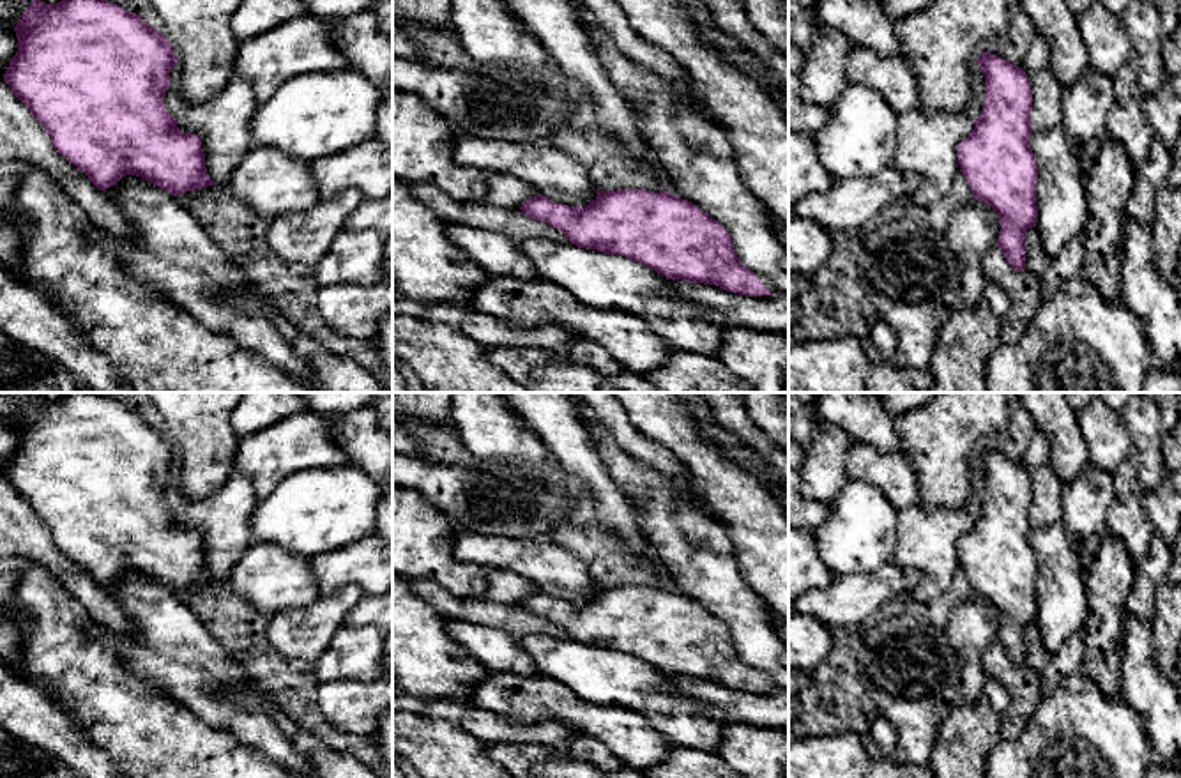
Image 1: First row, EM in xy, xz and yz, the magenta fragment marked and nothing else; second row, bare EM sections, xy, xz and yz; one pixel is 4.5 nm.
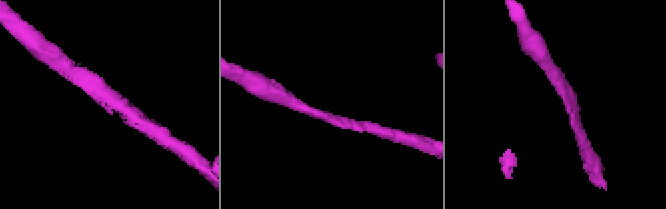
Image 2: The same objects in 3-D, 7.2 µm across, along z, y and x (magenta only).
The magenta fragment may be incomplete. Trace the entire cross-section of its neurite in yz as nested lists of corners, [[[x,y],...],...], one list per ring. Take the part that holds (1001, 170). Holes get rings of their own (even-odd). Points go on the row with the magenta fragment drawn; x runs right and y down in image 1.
[[[983,51],[978,62],[985,72],[985,106],[974,120],[972,133],[956,147],[962,175],[978,202],[990,205],[999,214],[1001,232],[997,246],[1010,265],[1024,272],[1025,267],[1025,233],[1038,221],[1036,182],[1038,163],[1029,147],[1032,133],[1031,83],[1022,67]]]

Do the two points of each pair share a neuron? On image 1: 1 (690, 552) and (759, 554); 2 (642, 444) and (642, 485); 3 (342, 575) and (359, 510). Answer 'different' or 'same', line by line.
1: different
2: different
3: different

